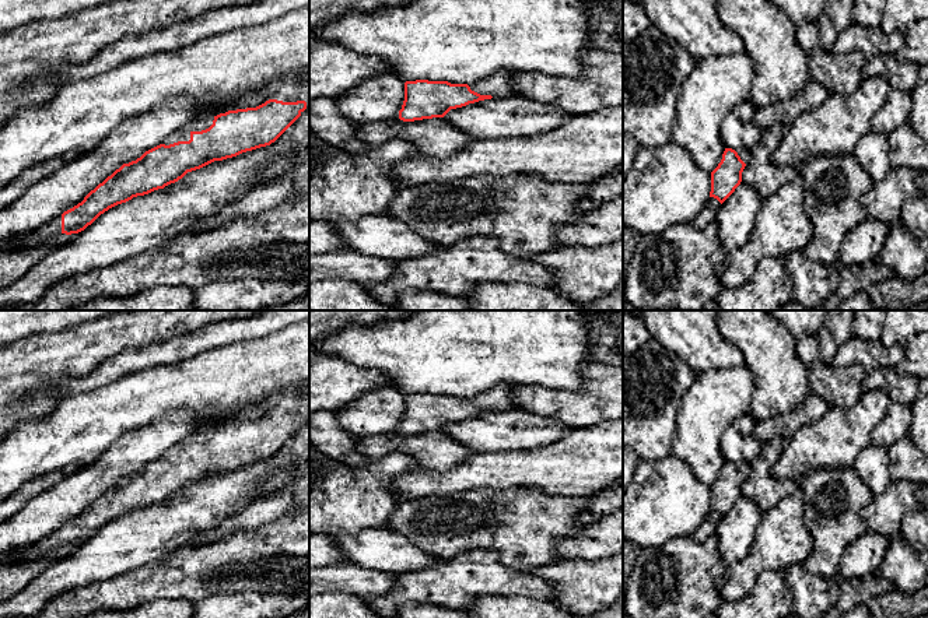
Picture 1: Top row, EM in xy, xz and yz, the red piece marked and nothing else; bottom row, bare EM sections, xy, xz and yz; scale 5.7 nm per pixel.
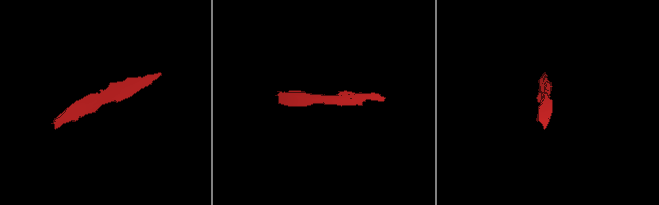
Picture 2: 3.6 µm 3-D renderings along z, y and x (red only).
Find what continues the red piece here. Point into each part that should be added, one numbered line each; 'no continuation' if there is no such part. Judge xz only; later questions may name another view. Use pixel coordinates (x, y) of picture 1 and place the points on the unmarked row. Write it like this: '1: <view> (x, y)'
1: xz (498, 399)

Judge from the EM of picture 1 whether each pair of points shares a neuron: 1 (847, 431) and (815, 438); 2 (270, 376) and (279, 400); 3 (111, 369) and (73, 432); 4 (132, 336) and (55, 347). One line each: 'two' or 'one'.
1: one
2: two
3: two
4: one

